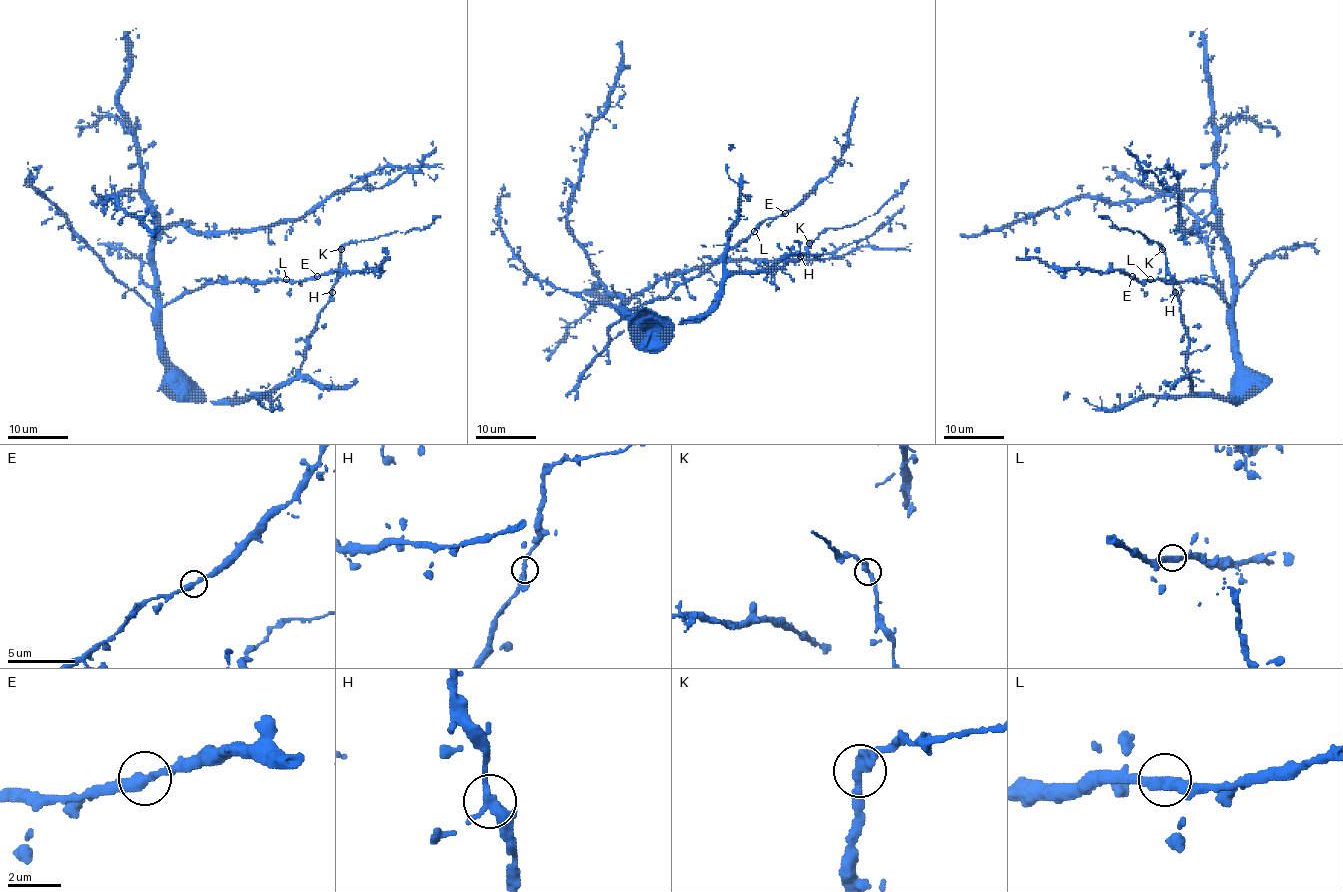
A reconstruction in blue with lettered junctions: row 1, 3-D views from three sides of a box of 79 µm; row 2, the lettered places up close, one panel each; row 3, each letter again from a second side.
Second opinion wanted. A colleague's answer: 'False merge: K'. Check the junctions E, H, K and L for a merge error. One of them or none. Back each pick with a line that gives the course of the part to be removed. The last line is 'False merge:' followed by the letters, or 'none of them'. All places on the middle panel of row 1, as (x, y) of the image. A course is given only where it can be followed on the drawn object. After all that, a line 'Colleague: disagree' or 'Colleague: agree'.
K: course (809, 243), (829, 228), (858, 224), (875, 214), (904, 189), (908, 179)
False merge: K
Colleague: agree

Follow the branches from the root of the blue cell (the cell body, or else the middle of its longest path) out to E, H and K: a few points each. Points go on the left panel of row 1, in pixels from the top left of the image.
E: (168, 354), (162, 336), (162, 308), (186, 293), (209, 283), (306, 281), (317, 276)
H: (168, 354), (168, 363), (206, 401), (238, 401), (279, 389), (300, 369), (308, 336), (332, 292)
K: (168, 354), (168, 363), (206, 401), (238, 401), (282, 388), (300, 369), (308, 336), (337, 279), (341, 249)

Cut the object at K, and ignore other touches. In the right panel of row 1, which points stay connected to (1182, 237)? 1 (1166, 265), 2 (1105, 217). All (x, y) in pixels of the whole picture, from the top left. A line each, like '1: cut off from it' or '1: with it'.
1: with it
2: cut off from it

